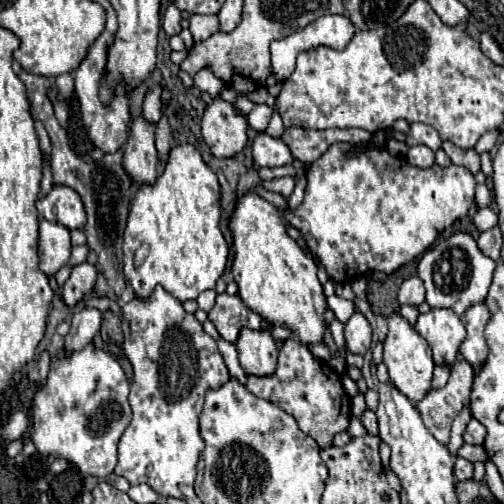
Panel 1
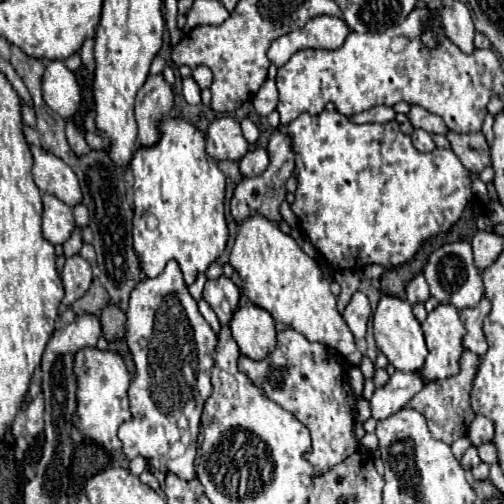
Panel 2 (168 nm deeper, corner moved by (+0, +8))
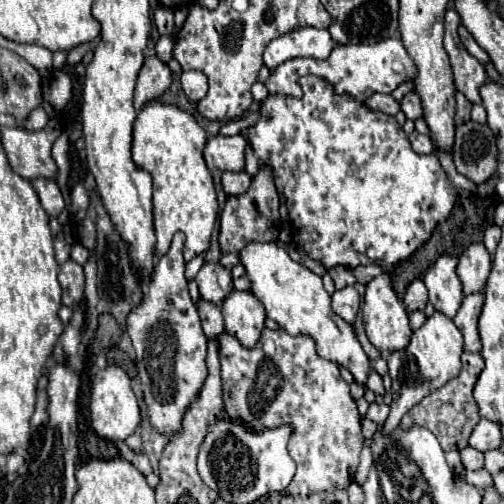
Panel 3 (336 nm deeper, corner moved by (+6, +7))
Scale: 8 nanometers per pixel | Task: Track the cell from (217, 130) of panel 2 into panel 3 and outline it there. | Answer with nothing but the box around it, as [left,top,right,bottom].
[204,135,246,171]

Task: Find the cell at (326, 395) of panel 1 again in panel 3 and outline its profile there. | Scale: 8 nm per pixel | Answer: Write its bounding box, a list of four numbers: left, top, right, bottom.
[218,329,364,501]

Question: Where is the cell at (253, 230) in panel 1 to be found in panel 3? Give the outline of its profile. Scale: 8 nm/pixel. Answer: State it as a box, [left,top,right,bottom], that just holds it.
[240,243,370,387]

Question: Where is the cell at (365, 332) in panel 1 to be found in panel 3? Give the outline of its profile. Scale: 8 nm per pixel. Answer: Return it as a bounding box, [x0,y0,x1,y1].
[332,287,360,323]

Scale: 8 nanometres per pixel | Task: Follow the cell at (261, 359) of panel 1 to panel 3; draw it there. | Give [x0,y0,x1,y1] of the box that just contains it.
[222,291,264,347]

